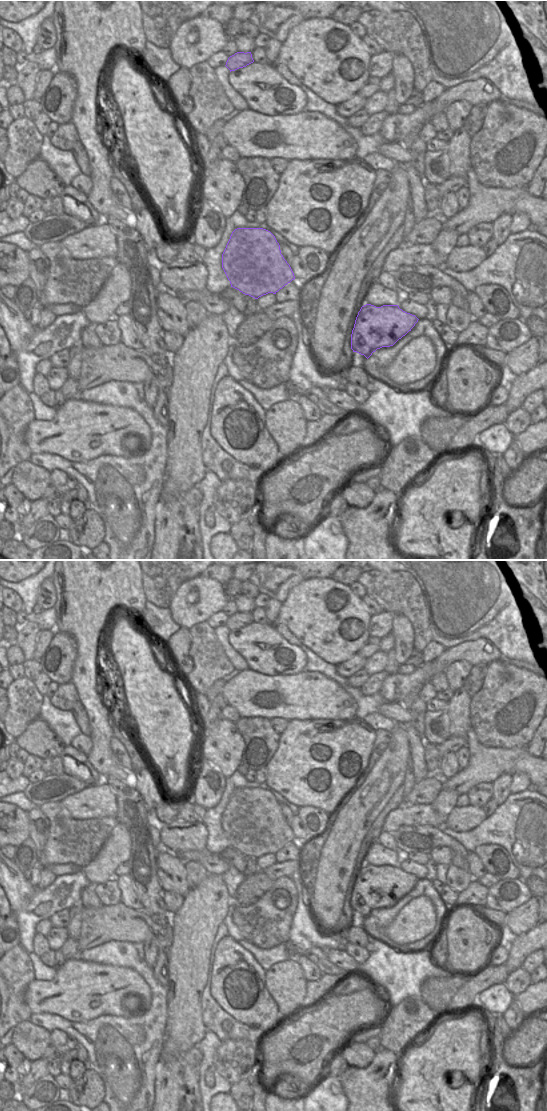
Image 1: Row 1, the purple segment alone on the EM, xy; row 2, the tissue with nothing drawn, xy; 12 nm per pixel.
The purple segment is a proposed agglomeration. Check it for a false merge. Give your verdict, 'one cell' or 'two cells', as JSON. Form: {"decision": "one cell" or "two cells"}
{"decision": "two cells"}

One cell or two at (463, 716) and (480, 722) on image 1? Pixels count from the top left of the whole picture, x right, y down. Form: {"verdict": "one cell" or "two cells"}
{"verdict": "two cells"}

